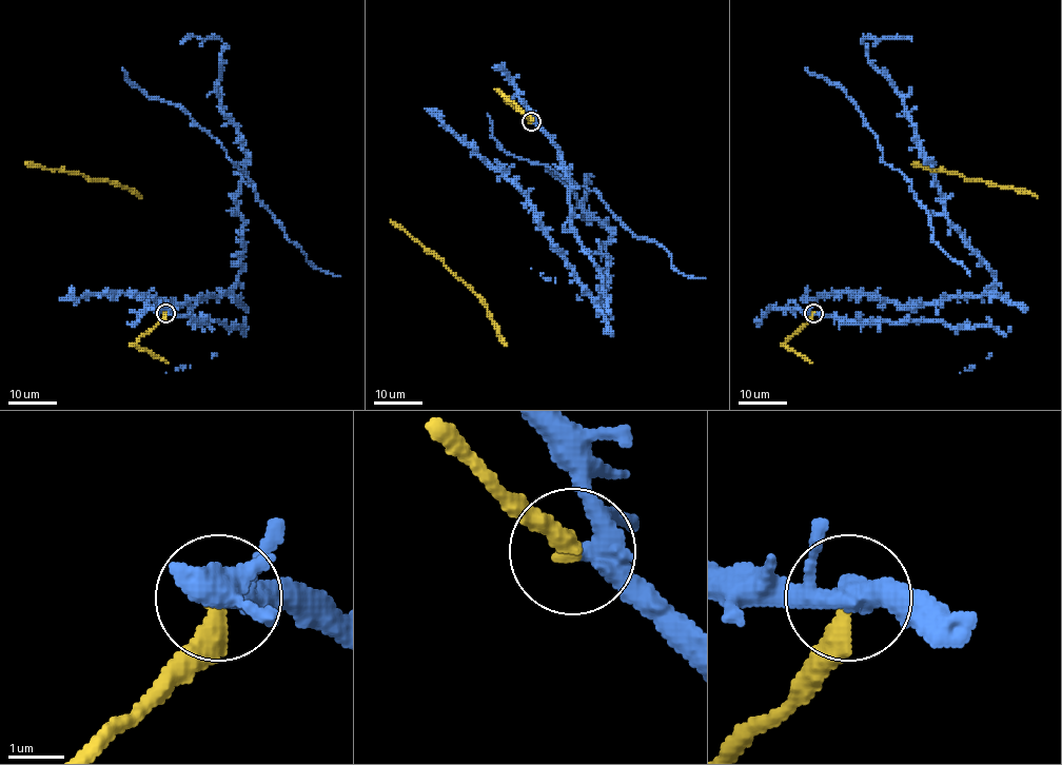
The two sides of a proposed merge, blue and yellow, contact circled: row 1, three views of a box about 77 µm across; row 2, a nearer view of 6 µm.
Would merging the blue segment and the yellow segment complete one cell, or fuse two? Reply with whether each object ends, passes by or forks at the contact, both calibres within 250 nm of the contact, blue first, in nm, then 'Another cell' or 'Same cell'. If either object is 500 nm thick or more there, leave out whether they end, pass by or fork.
At the ring blue forks. At the ring yellow ends. Thickness 320 nm (blue) against 360 nm. Another cell

